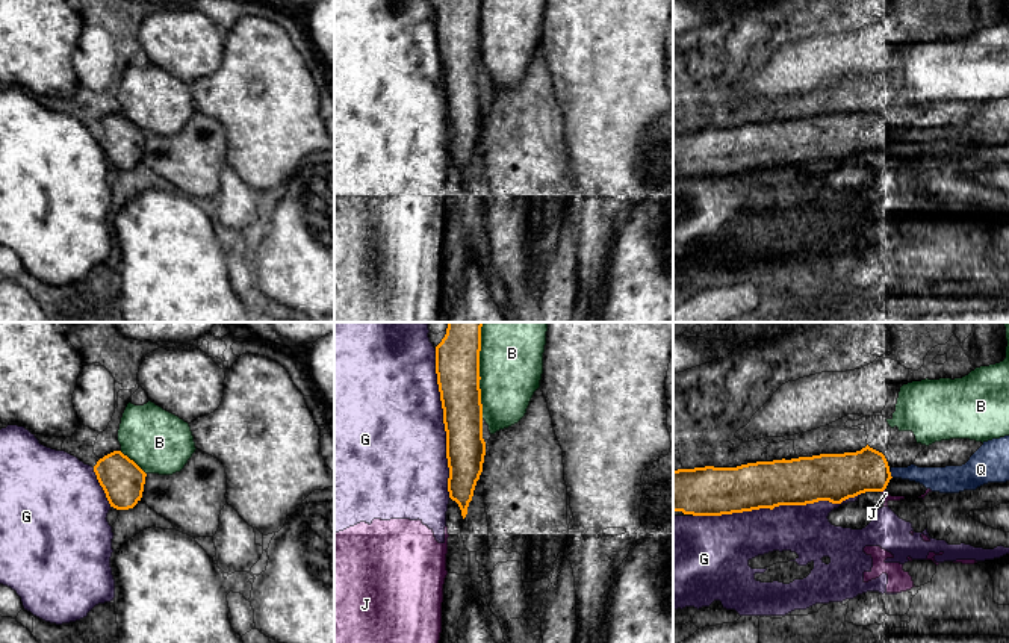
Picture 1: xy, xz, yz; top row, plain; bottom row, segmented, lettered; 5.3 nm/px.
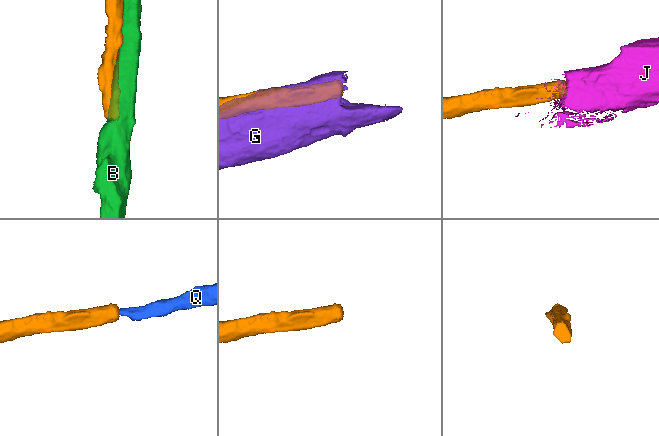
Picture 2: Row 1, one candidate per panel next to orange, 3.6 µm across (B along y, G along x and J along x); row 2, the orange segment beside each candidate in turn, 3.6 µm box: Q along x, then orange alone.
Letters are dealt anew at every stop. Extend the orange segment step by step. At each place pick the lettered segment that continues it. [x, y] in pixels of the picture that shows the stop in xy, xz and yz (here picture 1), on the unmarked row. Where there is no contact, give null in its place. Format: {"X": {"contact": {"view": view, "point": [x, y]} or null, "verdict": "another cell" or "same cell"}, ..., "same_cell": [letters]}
{"B": {"contact": {"view": "xz", "point": [480, 40]}, "verdict": "another cell"}, "G": {"contact": {"view": "yz", "point": [776, 167]}, "verdict": "another cell"}, "J": {"contact": {"view": "yz", "point": [882, 152]}, "verdict": "another cell"}, "Q": {"contact": {"view": "yz", "point": [890, 135]}, "verdict": "same cell"}, "same_cell": ["Q"]}

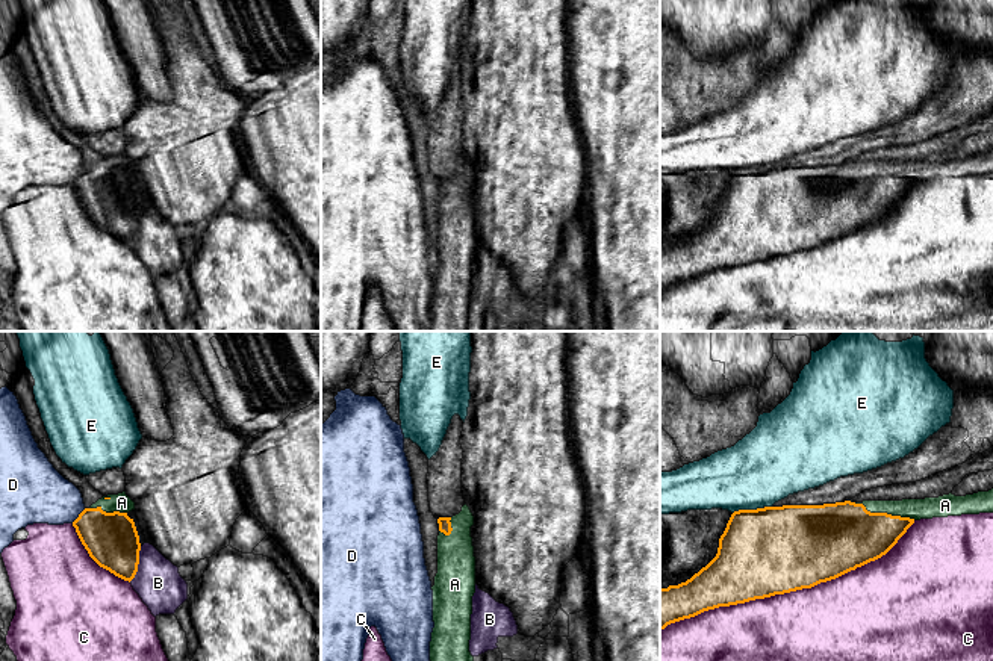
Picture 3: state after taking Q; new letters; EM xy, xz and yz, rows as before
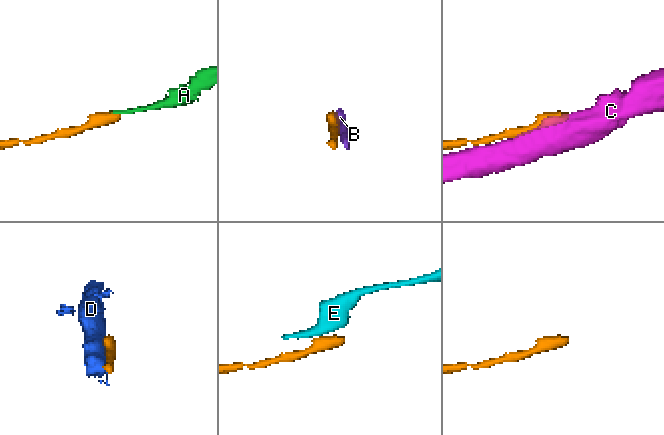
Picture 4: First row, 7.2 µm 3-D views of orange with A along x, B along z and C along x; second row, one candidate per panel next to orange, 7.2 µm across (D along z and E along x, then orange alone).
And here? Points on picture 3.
{"A": {"contact": {"view": "yz", "point": [884, 174]}, "verdict": "same cell"}, "B": {"contact": {"view": "xy", "point": [138, 224]}, "verdict": "another cell"}, "C": {"contact": {"view": "yz", "point": [789, 253]}, "verdict": "another cell"}, "D": {"contact": {"view": "xy", "point": [79, 177]}, "verdict": "another cell"}, "E": {"contact": {"view": "yz", "point": [747, 171]}, "verdict": "another cell"}, "same_cell": ["A"]}

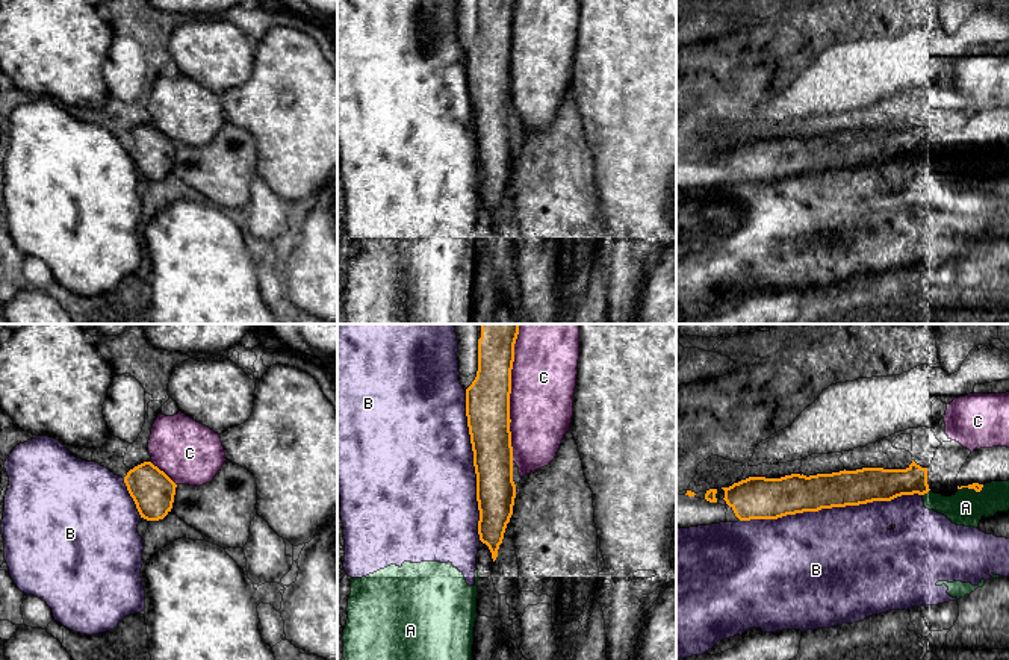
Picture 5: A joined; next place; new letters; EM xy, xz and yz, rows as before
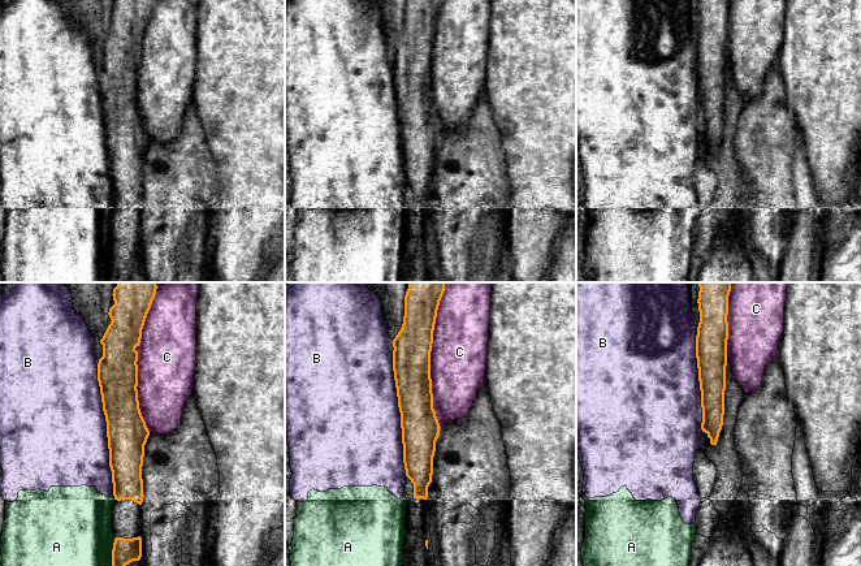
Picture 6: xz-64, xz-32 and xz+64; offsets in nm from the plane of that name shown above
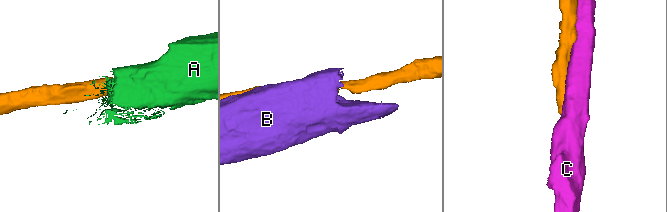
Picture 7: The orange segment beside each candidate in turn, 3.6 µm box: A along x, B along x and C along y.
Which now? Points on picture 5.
{"A": {"contact": {"view": "yz", "point": [926, 153]}, "verdict": "another cell"}, "B": {"contact": {"view": "yz", "point": [831, 168]}, "verdict": "another cell"}, "C": {"contact": {"view": "xz", "point": [509, 61]}, "verdict": "another cell"}, "same_cell": []}

